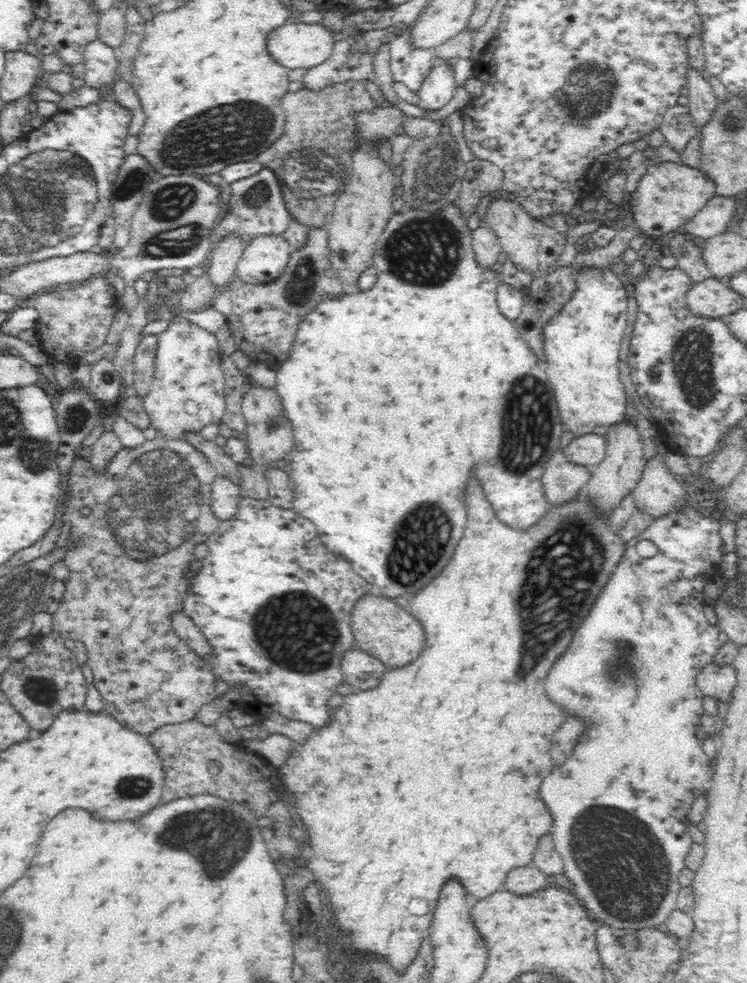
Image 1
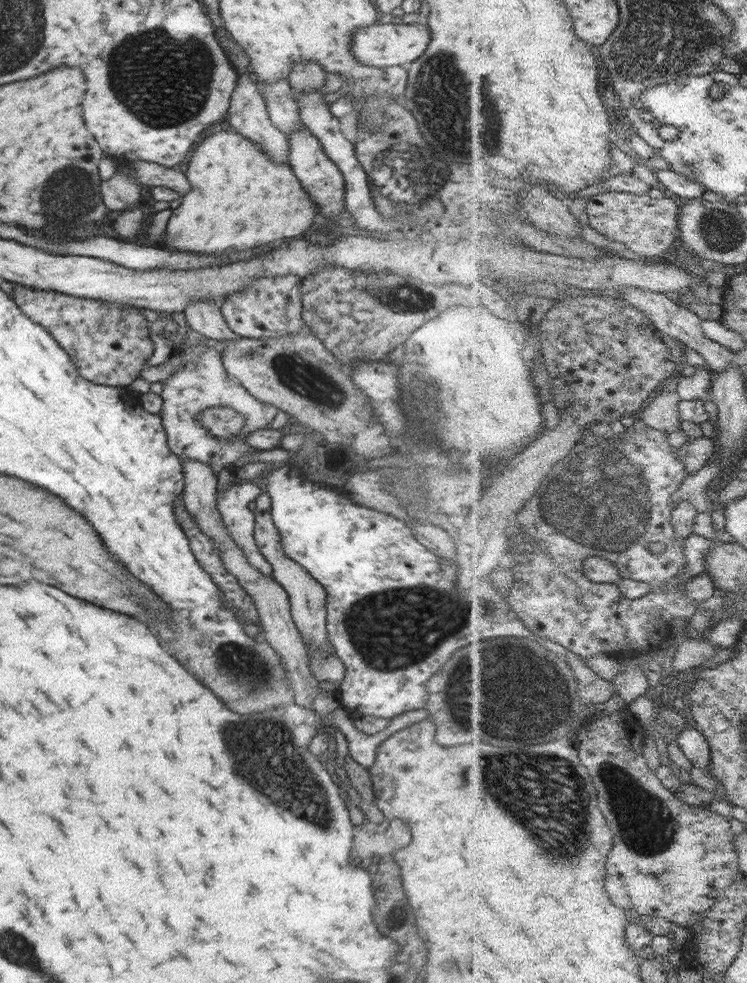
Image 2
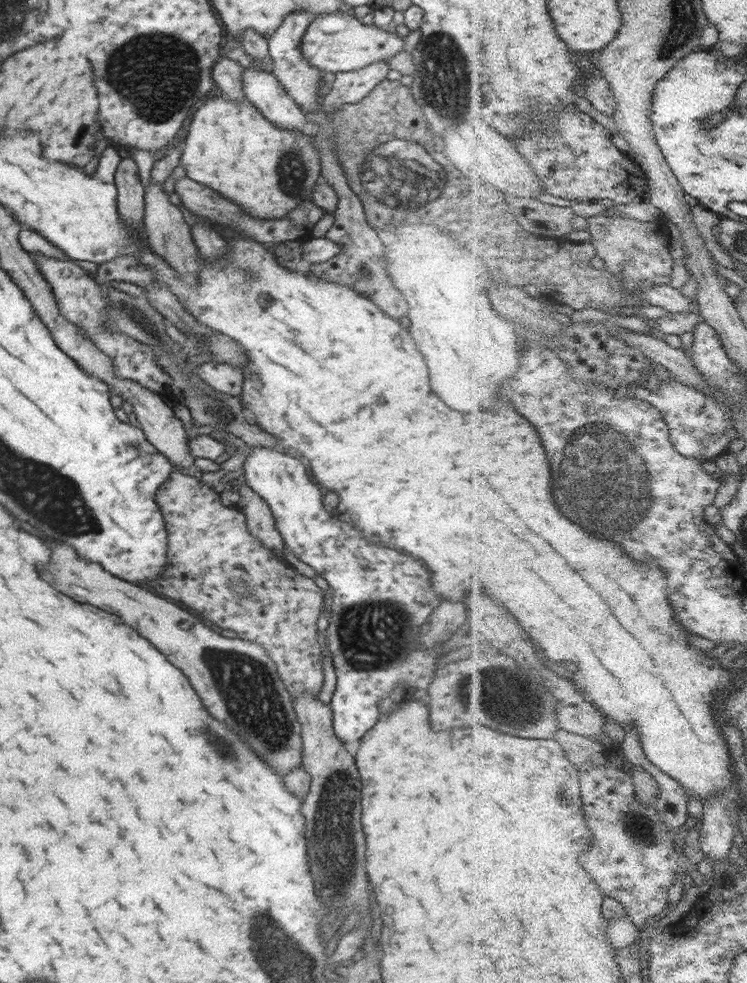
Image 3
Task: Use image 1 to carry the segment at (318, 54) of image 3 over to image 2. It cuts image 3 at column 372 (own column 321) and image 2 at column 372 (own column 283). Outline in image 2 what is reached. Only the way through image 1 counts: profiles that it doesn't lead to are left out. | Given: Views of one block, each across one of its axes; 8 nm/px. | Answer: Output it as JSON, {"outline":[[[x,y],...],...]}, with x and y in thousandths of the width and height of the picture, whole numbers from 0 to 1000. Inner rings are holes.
{"outline":[[[509,24],[493,30],[478,30],[471,35],[471,56],[482,64],[499,68],[544,67],[565,57],[576,43],[573,26],[562,24]]]}

